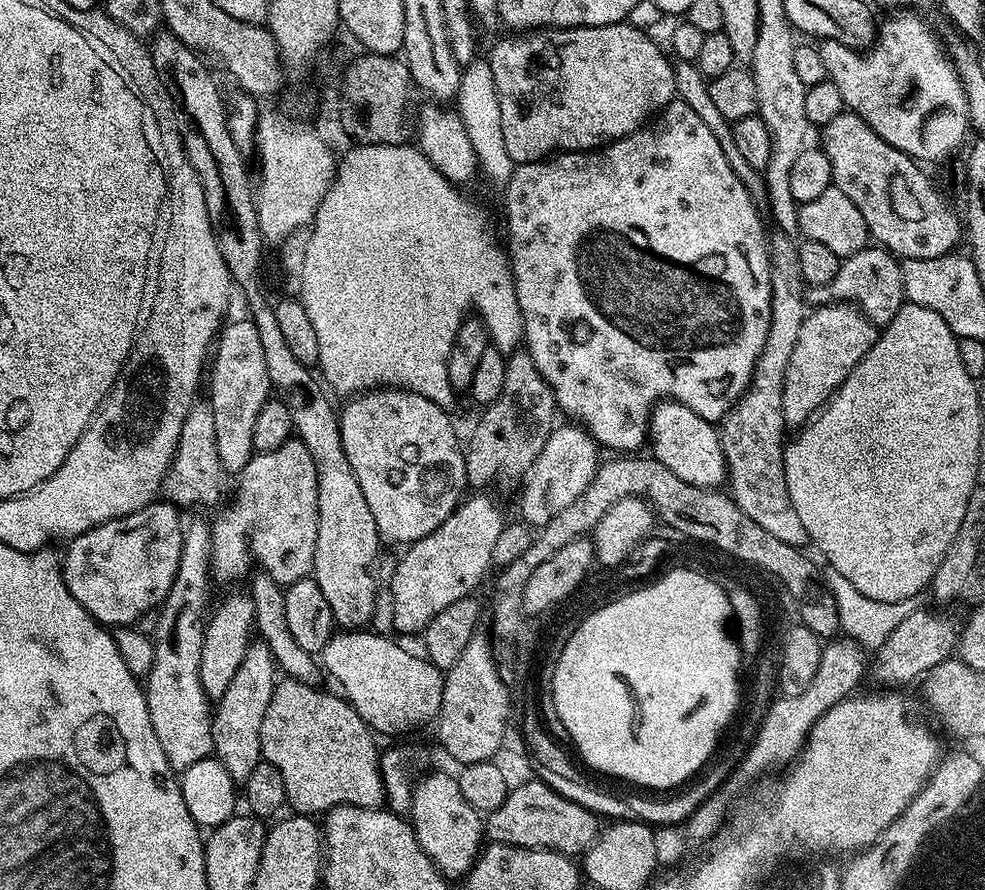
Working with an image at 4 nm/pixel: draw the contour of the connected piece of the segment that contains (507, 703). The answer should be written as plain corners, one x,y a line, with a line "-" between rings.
478,630
466,642
466,650
446,670
444,677
444,689
442,690
442,702
436,732
440,735
440,744
457,760
457,765
477,764
483,760
491,761
495,752
498,750
502,736
510,726
508,715
512,712
513,697
509,695
505,684
505,677
502,672
496,669
496,664
492,661
492,644
488,641
488,636
484,630

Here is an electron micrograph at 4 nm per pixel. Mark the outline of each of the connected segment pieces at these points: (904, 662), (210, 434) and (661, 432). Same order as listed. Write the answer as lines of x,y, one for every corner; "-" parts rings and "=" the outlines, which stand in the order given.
916,606
913,613
891,631
880,648
875,649
870,672
876,675
878,683
884,684
880,686
900,686
896,684
908,684
916,679
919,681
934,666
949,659
957,644
957,625
952,625
946,617
936,612
927,612
922,606
=
193,403
182,422
182,434
178,434
176,453
172,456
162,485
163,499
181,510
192,508
195,504
216,504
220,500
222,469
214,438
214,414
211,403
200,403
=
661,400
656,404
648,419
648,440
650,448
652,444
651,455
662,462
666,470
682,478
682,482
715,490
725,483
728,467
724,462
717,425
706,418
698,418
688,406
682,406
677,400

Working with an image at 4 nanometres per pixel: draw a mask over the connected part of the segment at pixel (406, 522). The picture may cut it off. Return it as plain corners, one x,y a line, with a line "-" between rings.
377,388
370,392
353,395
345,404
348,405
344,409
341,407
338,412
342,446
346,450
346,458
350,462
350,466
358,478
358,486
362,486
366,506
370,506
370,514
374,514
374,526
380,532
381,541
404,540
403,542
411,542
426,538
426,534
434,531
436,525
441,524
445,516
450,515
453,508
460,503
462,499
460,483
463,485
466,480
462,459
462,440
460,444
459,438
452,436
452,424
450,421
444,420
444,416
446,416
445,409
438,407
434,402
430,402
430,398
422,398
418,394
406,391
404,388

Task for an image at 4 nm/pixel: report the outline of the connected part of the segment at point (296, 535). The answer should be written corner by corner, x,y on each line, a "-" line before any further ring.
290,438
278,450
253,455
237,480
240,481
232,505
210,524
211,579
247,577
252,552
260,559
259,567
274,583
287,586
305,579
312,570
318,538
318,486
310,450
306,450
299,438

